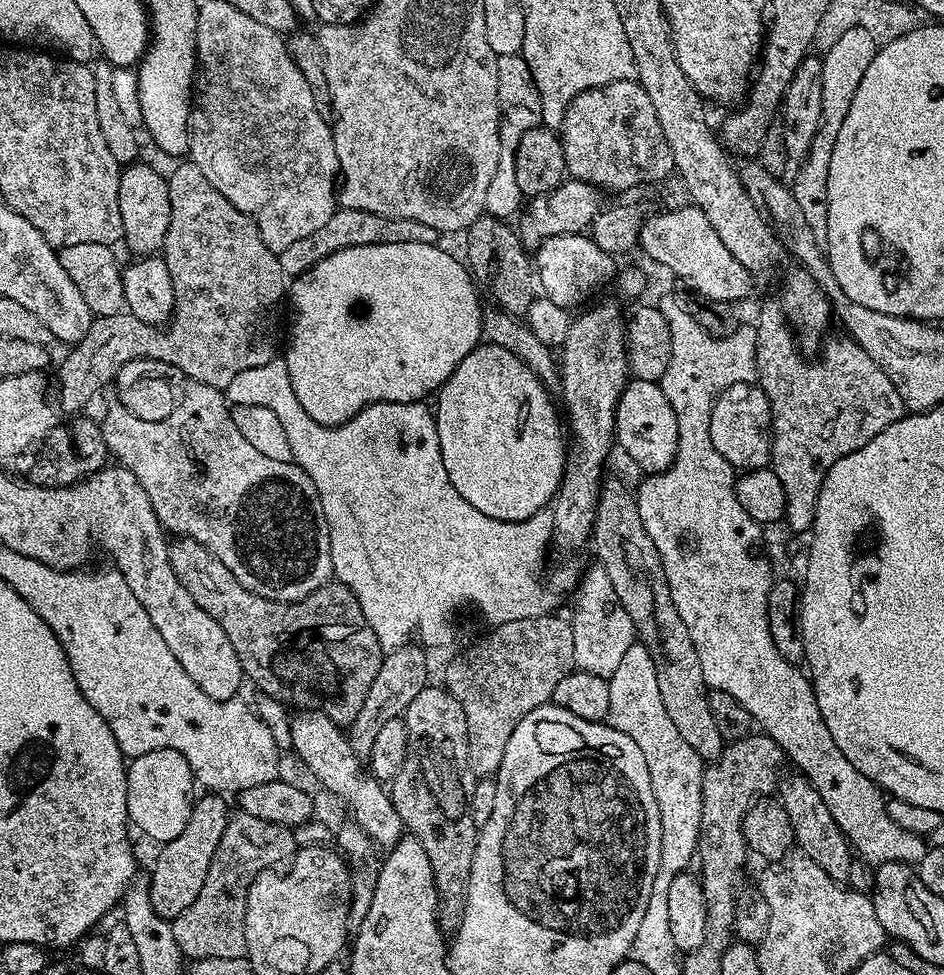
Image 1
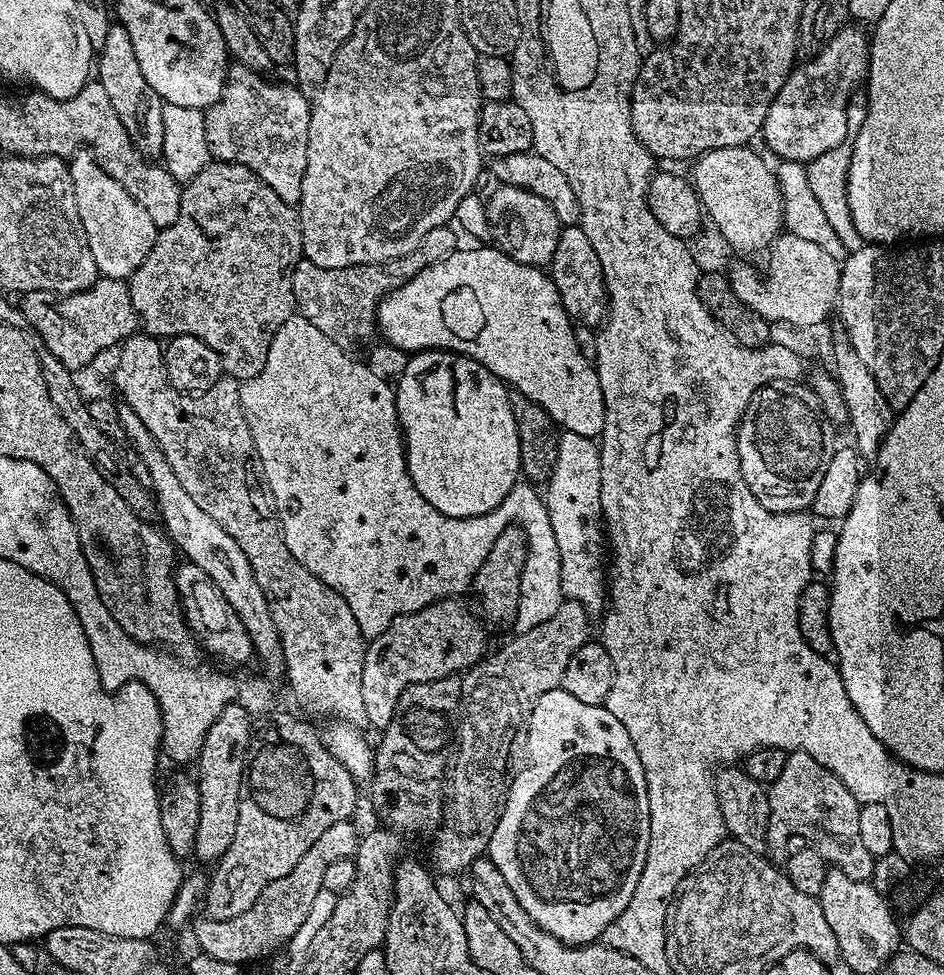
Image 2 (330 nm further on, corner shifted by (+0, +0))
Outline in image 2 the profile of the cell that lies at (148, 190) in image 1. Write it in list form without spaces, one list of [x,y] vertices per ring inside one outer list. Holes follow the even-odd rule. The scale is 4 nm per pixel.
[[[119,22],[109,23],[106,42],[102,42],[94,60],[94,72],[110,102],[114,102],[114,114],[118,114],[118,122],[126,126],[130,142],[134,142],[134,146],[144,157],[159,157],[162,150],[162,110],[165,103],[154,86],[150,86],[150,82],[146,82],[142,75],[142,66],[138,66],[138,57],[134,55],[134,42],[130,42],[130,34],[126,34]]]

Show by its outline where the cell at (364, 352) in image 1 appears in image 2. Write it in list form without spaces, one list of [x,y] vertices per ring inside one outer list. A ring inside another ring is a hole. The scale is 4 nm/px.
[[[496,246],[472,247],[476,248],[461,247],[445,260],[434,262],[434,266],[426,266],[426,270],[410,278],[410,282],[384,297],[376,307],[379,335],[384,335],[404,354],[439,350],[468,356],[486,366],[486,370],[503,380],[509,389],[538,402],[563,431],[599,437],[604,429],[606,406],[596,365],[579,350],[574,321],[562,306],[551,275],[543,267],[516,262]]]

